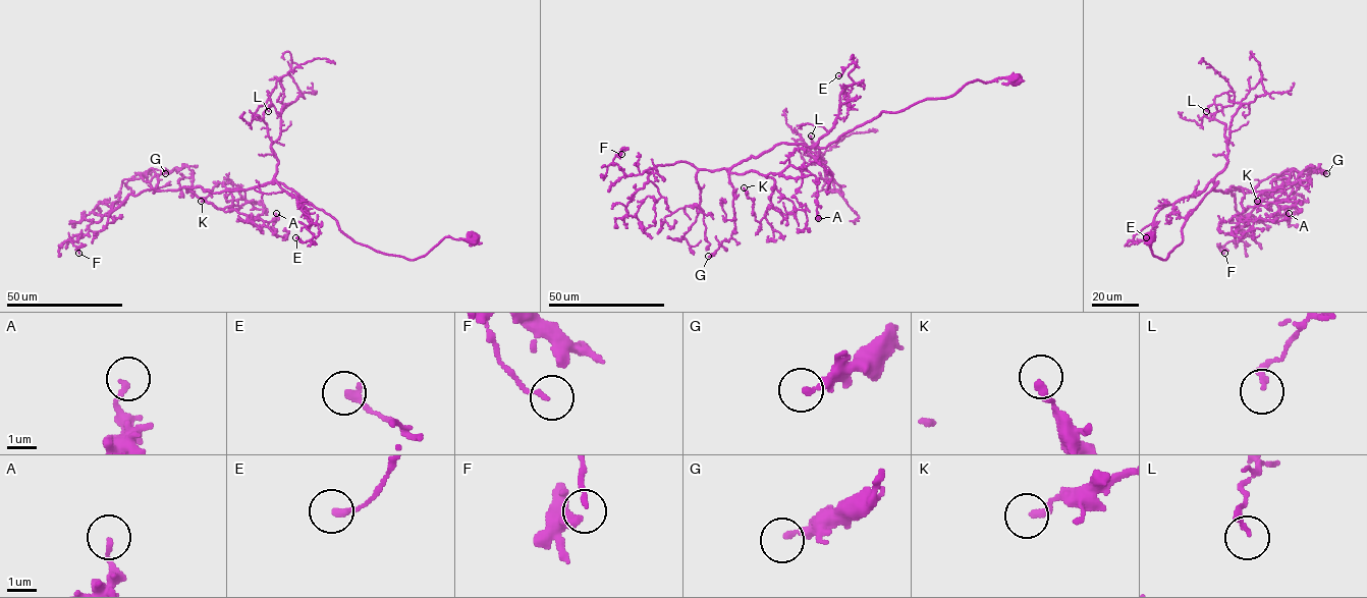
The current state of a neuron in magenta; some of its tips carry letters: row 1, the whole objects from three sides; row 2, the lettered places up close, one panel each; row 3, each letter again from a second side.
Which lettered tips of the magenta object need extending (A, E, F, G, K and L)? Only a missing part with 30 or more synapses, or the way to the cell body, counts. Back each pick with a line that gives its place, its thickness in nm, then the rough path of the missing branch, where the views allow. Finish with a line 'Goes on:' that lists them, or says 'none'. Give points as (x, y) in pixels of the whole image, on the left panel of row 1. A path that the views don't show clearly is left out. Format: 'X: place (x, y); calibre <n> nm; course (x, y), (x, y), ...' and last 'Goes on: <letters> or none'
Goes on: none

